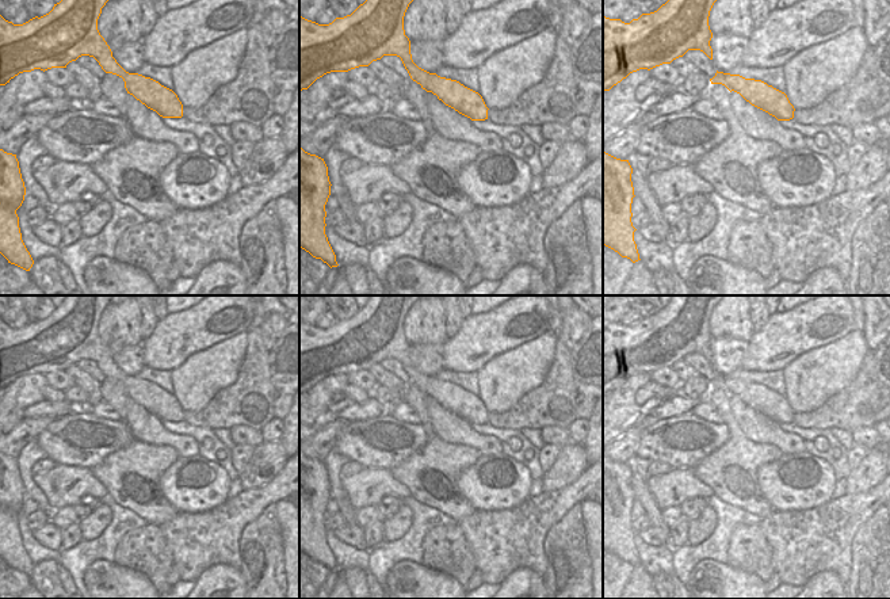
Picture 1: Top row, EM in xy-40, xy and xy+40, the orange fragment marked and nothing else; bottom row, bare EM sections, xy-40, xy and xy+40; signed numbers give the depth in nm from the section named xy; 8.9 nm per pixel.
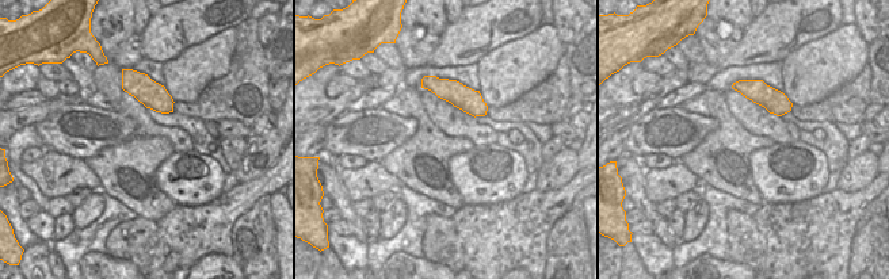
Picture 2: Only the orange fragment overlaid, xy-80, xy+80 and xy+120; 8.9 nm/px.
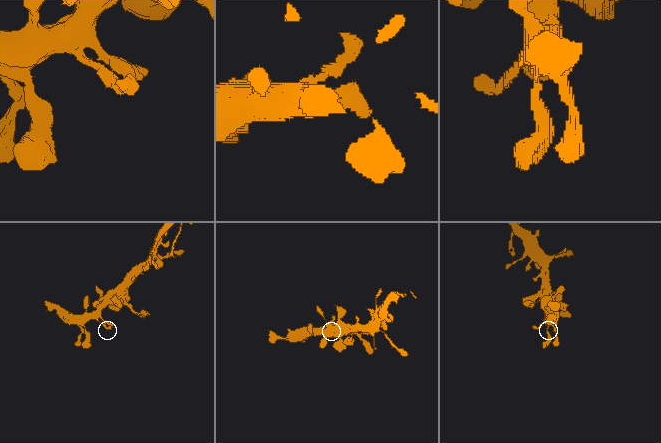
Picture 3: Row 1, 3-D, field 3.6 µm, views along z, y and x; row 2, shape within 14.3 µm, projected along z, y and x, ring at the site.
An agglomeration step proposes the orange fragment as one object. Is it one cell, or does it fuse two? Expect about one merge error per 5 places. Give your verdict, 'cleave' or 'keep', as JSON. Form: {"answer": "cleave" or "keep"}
{"answer": "keep"}

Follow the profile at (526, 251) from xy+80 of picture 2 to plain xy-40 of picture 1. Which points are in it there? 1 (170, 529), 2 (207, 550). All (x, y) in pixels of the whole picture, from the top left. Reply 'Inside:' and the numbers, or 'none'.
Inside: 1, 2

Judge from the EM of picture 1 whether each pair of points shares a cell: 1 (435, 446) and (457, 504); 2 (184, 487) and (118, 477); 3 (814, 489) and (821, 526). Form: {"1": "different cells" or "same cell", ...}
{"1": "same cell", "2": "different cells", "3": "different cells"}

